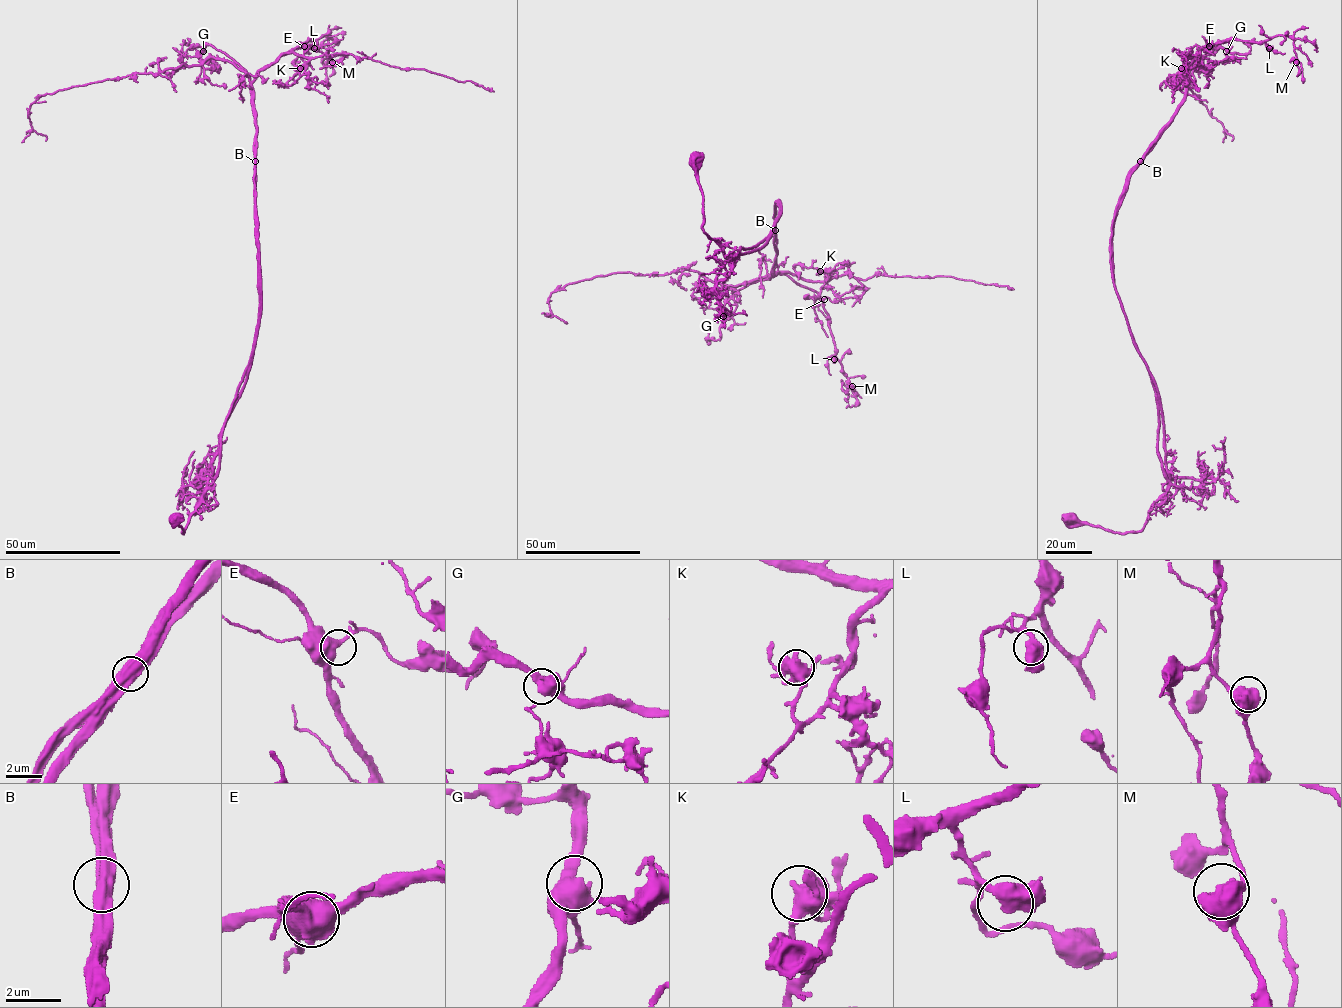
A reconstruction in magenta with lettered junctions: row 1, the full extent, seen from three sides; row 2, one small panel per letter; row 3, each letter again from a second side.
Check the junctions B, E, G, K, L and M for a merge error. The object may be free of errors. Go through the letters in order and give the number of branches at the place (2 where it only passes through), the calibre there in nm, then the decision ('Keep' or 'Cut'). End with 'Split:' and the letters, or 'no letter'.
B: Branches: 2. Thickness 650 nm. Cut
E: Branches: 2. Thickness 600 nm. Keep
G: Branches: 2. Thickness 650 nm. Keep
K: Branches: 2. Thickness 600 nm. Keep
L: Branches: 2. Thickness 650 nm. Keep
M: Branches: 2. Thickness 700 nm. Keep
Split: B

